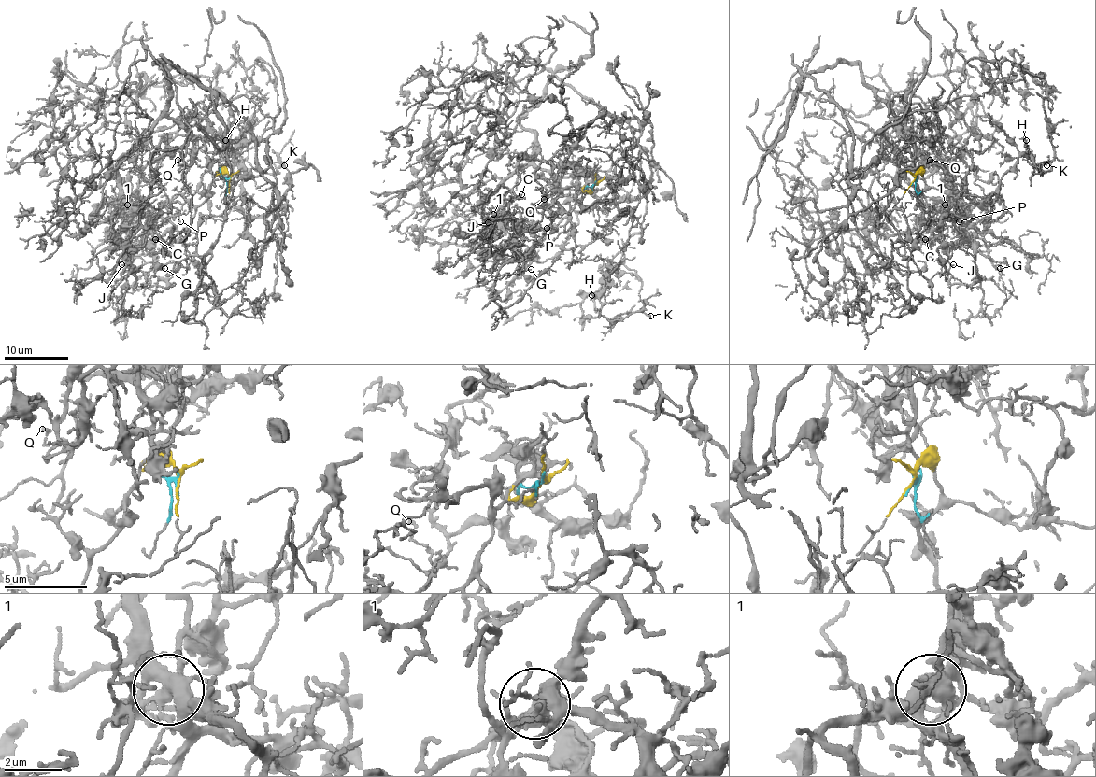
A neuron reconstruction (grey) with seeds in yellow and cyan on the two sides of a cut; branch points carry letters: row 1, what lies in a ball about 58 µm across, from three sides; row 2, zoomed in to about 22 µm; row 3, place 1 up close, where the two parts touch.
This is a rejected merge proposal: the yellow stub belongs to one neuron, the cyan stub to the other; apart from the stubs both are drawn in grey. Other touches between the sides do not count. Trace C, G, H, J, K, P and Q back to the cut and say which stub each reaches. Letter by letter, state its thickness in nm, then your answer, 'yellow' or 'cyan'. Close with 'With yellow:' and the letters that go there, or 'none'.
C: 150 nm thick; cyan
G: 110 nm thick; cyan
H: 110 nm thick; yellow
J: 110 nm thick; cyan
K: 160 nm thick; yellow
P: 110 nm thick; cyan
Q: 150 nm thick; cyan
With yellow: H, K

